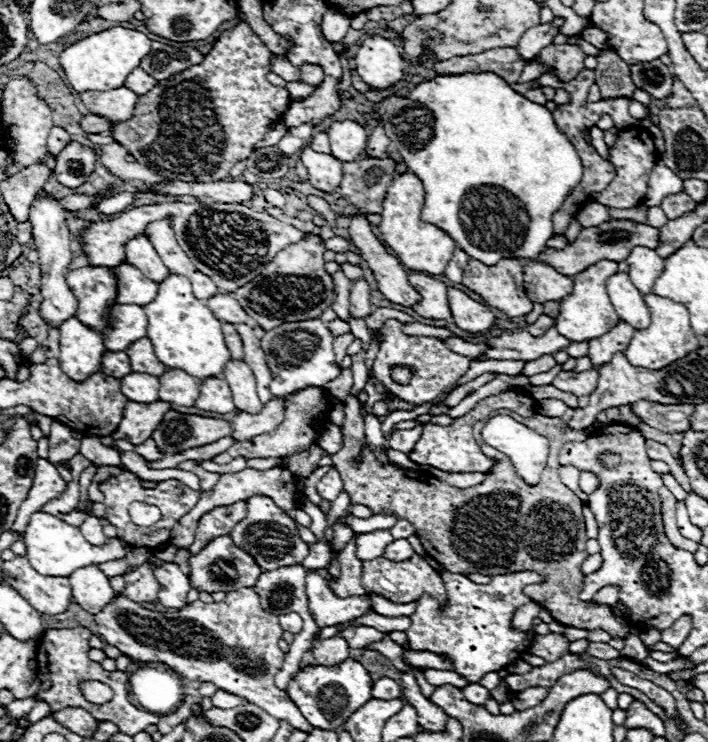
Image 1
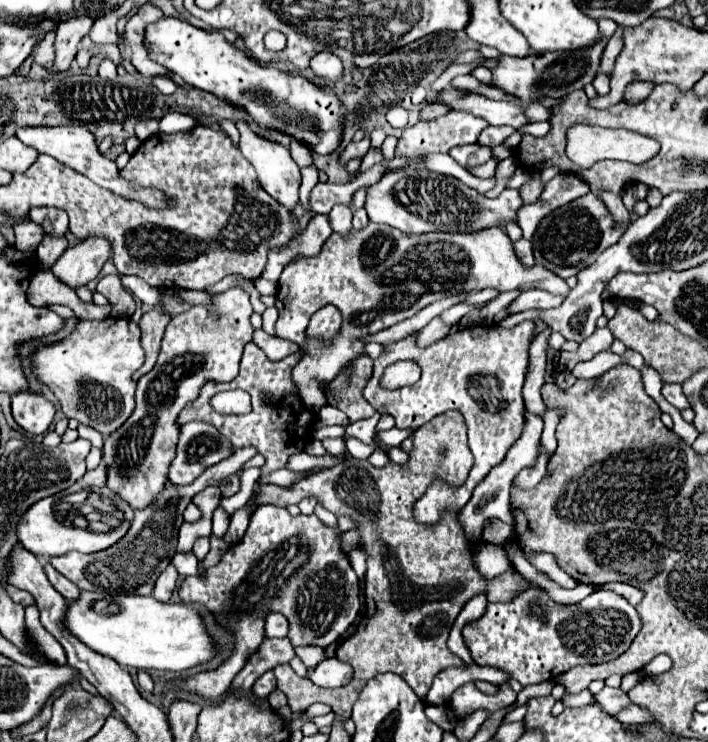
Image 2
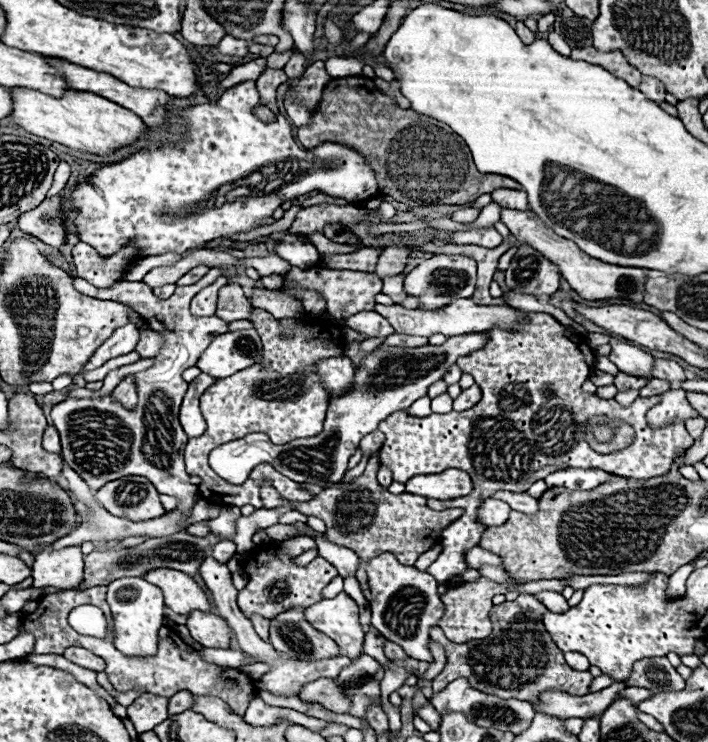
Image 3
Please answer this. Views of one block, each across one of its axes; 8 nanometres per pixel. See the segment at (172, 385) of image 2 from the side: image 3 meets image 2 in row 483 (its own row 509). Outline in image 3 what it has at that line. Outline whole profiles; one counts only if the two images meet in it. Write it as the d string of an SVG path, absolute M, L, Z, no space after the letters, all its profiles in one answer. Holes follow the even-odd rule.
M142 476L112 480L96 492L96 500L110 514L128 518L132 522L152 520L166 514L158 500L158 490Z

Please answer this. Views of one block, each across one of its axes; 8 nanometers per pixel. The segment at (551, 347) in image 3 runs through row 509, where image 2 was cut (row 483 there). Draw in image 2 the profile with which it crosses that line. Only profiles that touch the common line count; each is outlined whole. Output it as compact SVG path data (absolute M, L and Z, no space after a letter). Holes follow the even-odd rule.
M522 322L514 330L488 332L486 336L472 338L466 330L458 332L444 342L436 342L428 348L418 348L416 332L404 340L388 344L386 354L374 360L374 374L370 384L364 388L364 398L372 402L376 410L382 406L396 420L396 428L410 430L412 434L400 444L404 452L412 450L412 436L418 426L432 420L446 410L460 410L468 424L468 446L474 454L474 466L462 486L450 486L444 480L434 480L426 494L414 504L414 518L420 524L430 524L430 512L446 510L446 496L472 496L478 482L502 462L512 444L520 438L526 424L526 406L522 398L522 386L528 374L528 348L532 334L536 330L534 322ZM399 360L416 360L422 368L422 376L416 384L398 390L386 390L380 386L380 378L386 366Z

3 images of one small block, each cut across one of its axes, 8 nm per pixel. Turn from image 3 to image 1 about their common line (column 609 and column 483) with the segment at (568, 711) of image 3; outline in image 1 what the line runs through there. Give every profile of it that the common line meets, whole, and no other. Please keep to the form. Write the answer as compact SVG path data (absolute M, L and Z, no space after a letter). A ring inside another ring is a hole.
M476 682L464 686L464 688L462 688L462 694L464 694L464 698L466 698L470 704L476 704L476 706L484 706L486 700L488 700L488 696L490 696L490 692L488 692L484 686L476 684Z

